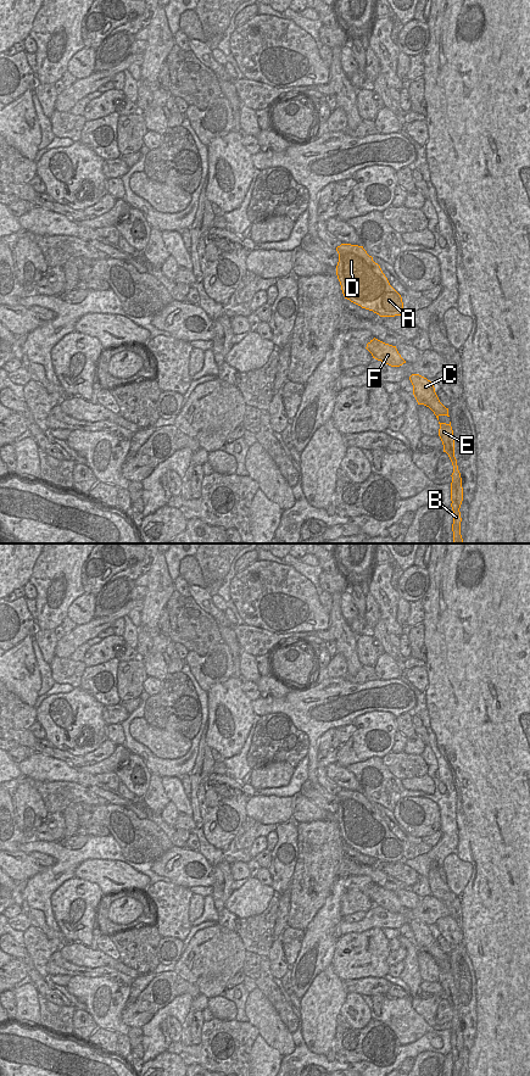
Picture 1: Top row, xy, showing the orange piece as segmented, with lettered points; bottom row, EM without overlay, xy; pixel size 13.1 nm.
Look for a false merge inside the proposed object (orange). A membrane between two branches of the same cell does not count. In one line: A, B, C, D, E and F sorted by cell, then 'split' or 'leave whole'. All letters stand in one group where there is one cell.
A B D E / C F | split

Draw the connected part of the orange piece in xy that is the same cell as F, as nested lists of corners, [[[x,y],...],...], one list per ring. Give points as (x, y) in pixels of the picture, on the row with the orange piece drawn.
[[[375,338],[367,344],[366,349],[372,353],[373,358],[391,367],[400,367],[406,363],[398,353],[396,346],[385,344]]]

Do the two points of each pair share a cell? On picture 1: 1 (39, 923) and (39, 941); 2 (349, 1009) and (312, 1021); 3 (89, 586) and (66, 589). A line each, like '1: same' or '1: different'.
1: different
2: different
3: different

